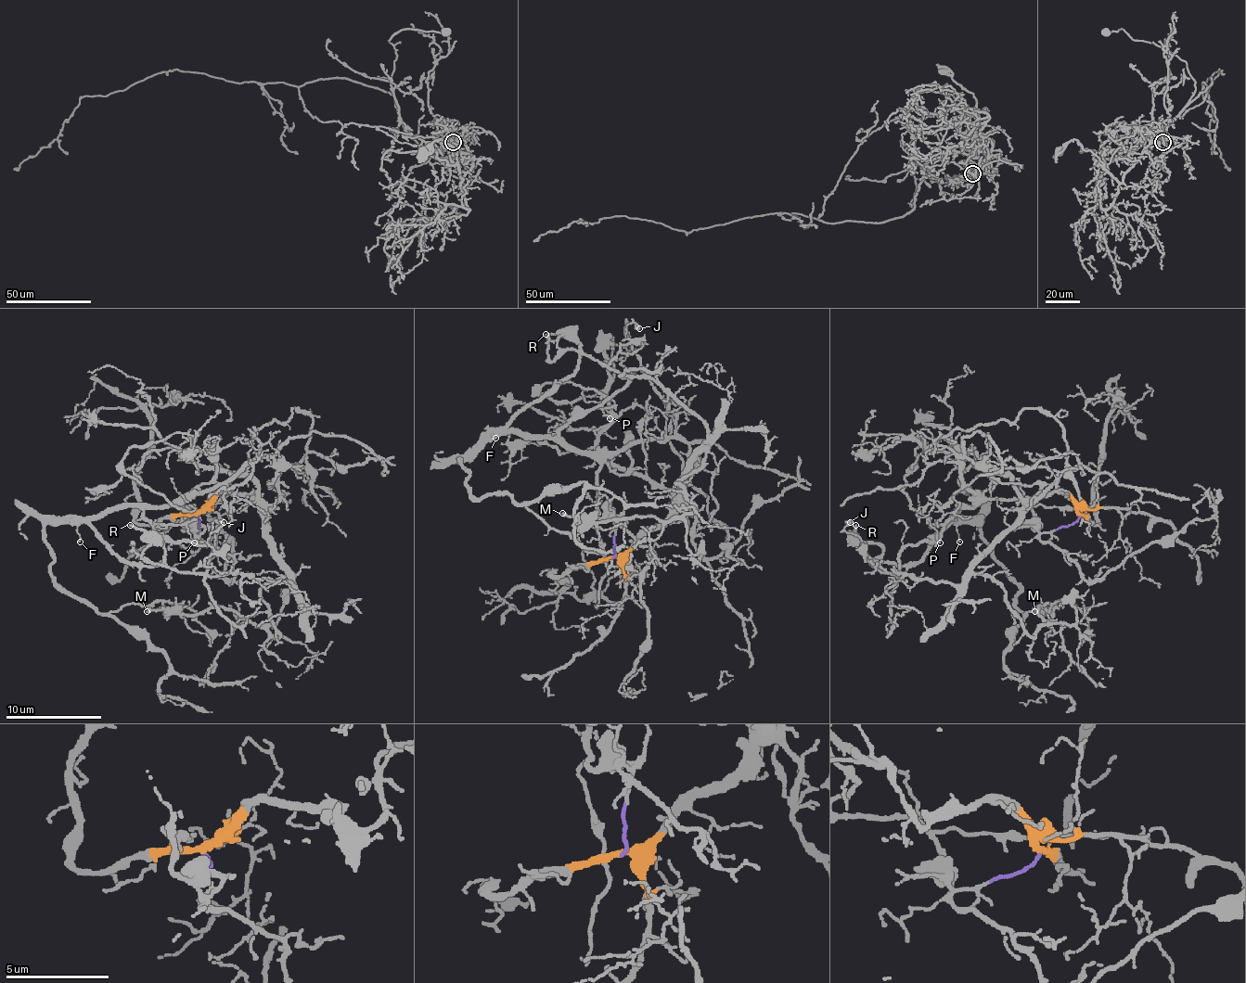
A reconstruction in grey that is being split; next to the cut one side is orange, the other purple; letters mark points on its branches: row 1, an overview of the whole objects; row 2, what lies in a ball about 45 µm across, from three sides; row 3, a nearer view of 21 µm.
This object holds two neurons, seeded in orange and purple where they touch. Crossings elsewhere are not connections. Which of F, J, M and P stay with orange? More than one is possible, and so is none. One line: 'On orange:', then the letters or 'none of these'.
On orange: J, M

